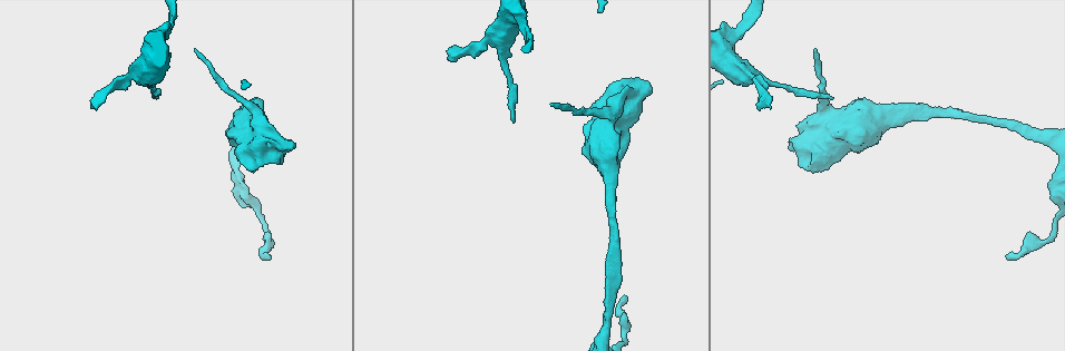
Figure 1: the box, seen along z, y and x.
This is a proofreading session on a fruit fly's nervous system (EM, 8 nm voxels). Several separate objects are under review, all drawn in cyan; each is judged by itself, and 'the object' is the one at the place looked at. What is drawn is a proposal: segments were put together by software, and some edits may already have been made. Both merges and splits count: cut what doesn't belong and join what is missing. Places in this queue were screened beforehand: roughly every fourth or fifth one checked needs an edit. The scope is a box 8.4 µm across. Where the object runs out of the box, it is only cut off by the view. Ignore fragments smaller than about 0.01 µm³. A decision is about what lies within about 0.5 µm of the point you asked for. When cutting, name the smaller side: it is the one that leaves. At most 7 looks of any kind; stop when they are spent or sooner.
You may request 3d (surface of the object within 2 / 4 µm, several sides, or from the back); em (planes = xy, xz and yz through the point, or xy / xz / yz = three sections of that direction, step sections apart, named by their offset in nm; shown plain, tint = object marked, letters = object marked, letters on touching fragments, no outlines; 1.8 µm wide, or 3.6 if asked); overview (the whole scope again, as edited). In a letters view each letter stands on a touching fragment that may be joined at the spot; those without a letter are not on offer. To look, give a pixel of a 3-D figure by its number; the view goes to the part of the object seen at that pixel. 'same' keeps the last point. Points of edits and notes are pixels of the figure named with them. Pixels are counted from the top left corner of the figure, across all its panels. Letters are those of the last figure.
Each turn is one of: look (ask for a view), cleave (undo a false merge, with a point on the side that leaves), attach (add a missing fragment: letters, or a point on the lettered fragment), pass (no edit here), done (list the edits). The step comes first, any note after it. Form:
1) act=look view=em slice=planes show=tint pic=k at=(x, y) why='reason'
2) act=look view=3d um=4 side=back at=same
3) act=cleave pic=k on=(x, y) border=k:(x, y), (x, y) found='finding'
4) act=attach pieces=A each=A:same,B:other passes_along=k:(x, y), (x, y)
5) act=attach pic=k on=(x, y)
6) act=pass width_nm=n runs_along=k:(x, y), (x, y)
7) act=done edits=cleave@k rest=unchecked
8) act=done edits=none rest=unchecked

act=look view=em um=3.6 slice=planes show=tint pic=1 at=(831, 97) why='tapers out'

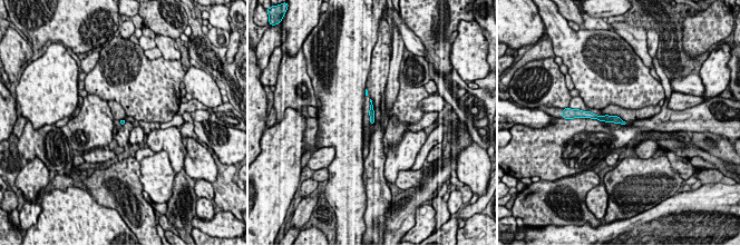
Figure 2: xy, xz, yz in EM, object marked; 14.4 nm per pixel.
act=look view=em um=3.6 slice=planes show=letters at=same

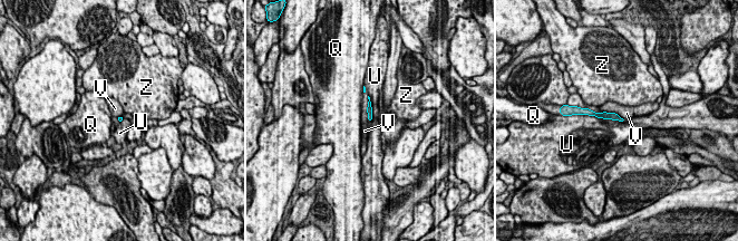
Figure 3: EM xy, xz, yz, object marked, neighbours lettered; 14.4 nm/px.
act=pass each=Q:other,U:other,V:other,Z:other runs_along=3:(589, 112), (619, 118) found='no lettered fragment goes on from it'

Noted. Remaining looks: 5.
act=look view=em um=3.6 slice=planes show=letters pic=1 at=(758, 109) why='free end'

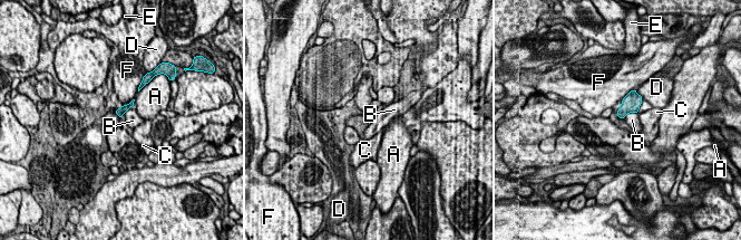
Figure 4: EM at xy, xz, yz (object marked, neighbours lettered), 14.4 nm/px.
act=pass longest_contact=F:260nm each=A:other,B:other,C:other,D:other,E:other,F:other border=4:(637, 112), (629, 112), (623, 118) found='none of them fits'

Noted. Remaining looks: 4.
act=look view=3d um=2 pic=1 at=(268, 256) why='free end'

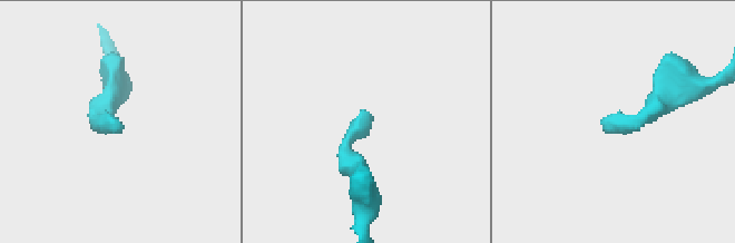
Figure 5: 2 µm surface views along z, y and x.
act=look view=em slice=planes show=letters pic=5 at=(114, 123) why='shape alone is not enough'

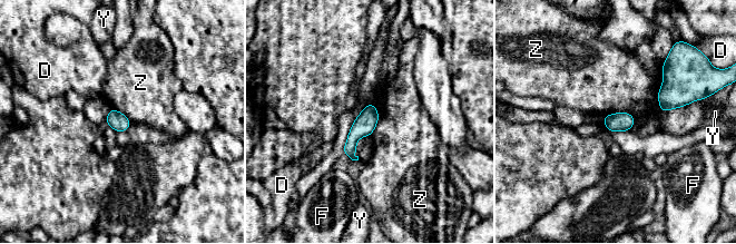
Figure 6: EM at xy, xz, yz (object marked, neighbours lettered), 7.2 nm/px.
act=pass each=D:other,F:other,Y:other,Z:other border=6:(663, 64), (658, 107), (694, 101) found='none of them fits'

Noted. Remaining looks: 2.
act=done edits=none rest=unchecked

